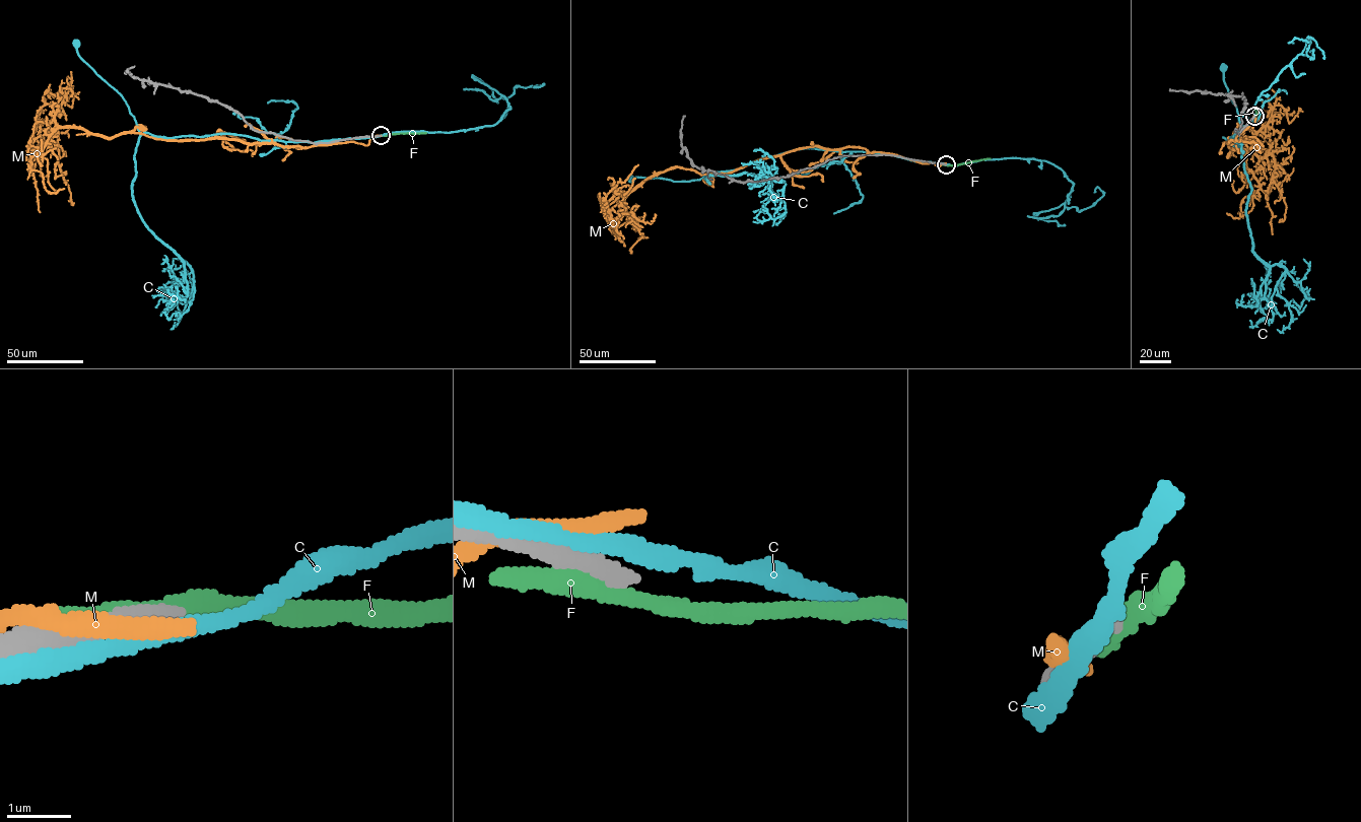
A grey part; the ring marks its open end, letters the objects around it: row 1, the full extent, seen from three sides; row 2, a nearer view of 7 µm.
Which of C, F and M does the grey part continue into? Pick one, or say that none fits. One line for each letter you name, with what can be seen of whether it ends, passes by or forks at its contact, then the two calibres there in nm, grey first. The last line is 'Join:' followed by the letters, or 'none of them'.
Join: none of them

